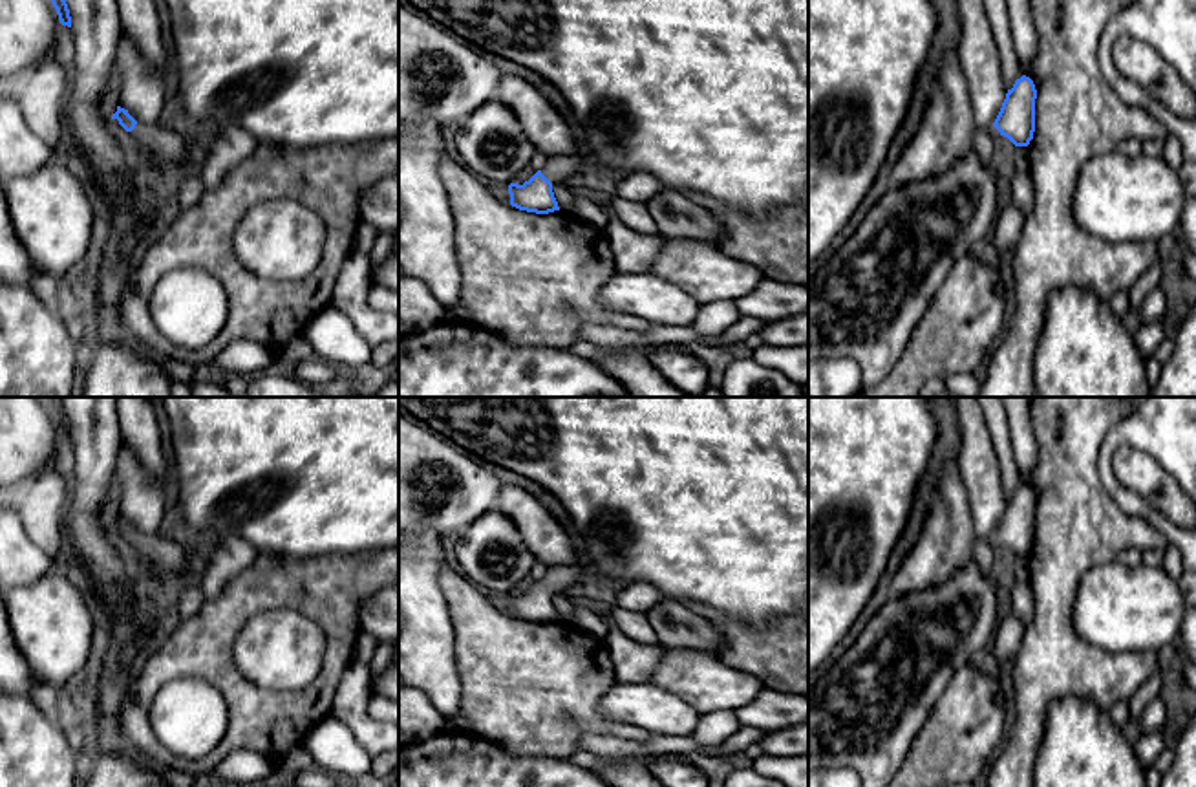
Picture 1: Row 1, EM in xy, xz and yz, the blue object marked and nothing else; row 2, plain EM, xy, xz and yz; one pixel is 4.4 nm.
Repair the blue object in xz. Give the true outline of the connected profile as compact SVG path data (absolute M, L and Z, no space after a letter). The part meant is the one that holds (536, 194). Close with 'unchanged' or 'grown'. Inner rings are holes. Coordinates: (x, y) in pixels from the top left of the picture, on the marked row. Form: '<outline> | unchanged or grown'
M585 154L549 157L547 165L523 185L510 183L510 205L536 214L560 210L552 192L554 183L567 183L572 176L585 172L593 165Z | grown

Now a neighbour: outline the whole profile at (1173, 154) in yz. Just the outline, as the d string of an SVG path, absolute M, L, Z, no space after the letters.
M1167 134L1163 137L1163 143L1165 143L1163 159L1167 161L1167 165L1170 168L1180 170L1183 165L1183 145L1181 145L1181 141L1176 135Z

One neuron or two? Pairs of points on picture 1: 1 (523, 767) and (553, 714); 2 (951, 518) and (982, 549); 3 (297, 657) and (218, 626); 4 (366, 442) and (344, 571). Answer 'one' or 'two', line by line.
1: two
2: two
3: two
4: two

